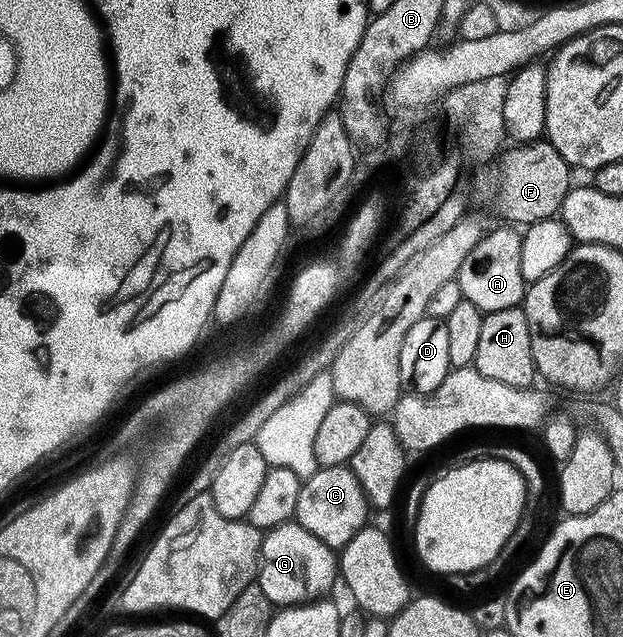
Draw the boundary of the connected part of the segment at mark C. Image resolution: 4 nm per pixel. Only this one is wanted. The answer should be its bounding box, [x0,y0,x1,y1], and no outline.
[294,465,370,551]

